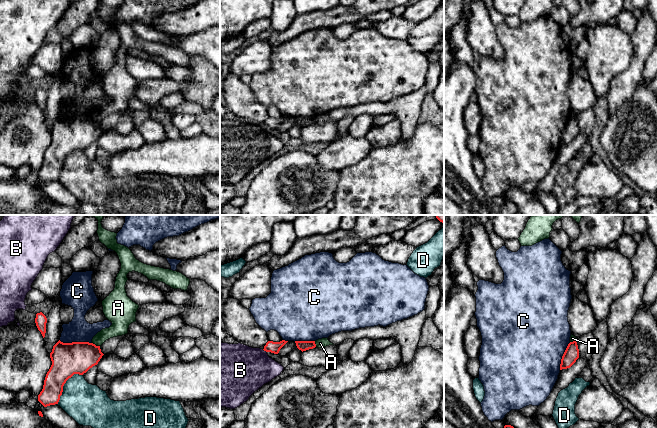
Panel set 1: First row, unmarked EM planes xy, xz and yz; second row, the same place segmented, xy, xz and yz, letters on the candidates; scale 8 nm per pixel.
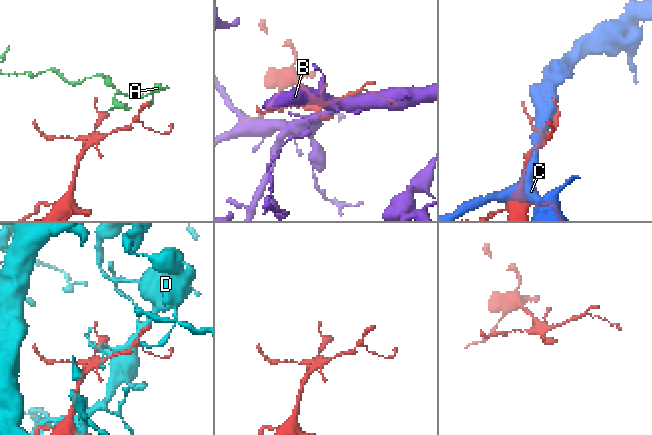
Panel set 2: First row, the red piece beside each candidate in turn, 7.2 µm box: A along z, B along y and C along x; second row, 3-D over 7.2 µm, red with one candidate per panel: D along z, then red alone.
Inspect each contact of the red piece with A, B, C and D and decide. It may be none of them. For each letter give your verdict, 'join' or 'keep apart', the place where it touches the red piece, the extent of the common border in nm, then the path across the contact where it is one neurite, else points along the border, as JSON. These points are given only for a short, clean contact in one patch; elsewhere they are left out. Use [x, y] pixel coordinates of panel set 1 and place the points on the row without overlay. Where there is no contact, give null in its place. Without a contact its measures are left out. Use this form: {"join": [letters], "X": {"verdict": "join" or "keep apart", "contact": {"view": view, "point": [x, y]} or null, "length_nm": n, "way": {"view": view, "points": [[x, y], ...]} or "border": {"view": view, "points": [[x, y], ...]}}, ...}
{"join": [], "A": {"verdict": "keep apart", "contact": {"view": "xy", "point": [95, 121]}, "length_nm": 70, "border": {"view": "xy", "points": [[92, 118], [99, 122]]}}, "B": {"verdict": "keep apart", "contact": {"view": "xz", "point": [264, 126]}, "length_nm": 50, "border": {"view": "xz", "points": [[262, 125], [266, 128]]}}, "C": {"verdict": "keep apart", "contact": {"view": "xy", "point": [75, 118]}, "length_nm": 260}, "D": {"verdict": "keep apart", "contact": {"view": "xy", "point": [63, 161]}, "length_nm": 320}}

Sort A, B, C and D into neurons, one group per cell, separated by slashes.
A / B / C / D

